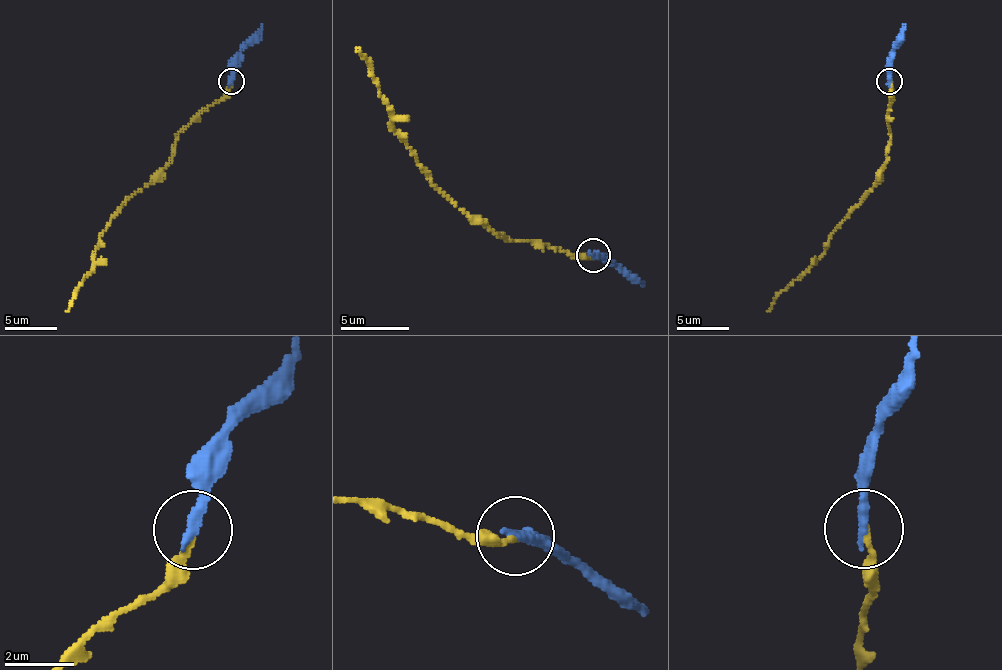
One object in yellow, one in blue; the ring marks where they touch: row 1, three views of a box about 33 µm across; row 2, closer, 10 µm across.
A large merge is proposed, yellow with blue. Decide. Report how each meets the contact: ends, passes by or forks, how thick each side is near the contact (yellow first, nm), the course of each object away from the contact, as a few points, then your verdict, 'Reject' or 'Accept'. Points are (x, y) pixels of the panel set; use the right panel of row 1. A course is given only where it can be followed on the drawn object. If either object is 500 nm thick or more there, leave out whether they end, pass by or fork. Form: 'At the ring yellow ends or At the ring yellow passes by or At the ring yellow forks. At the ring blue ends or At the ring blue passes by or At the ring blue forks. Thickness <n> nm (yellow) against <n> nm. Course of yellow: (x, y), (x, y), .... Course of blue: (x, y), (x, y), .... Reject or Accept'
At the ring yellow ends. At the ring blue ends. Thickness 190 nm (yellow) against 300 nm. Course of yellow: (888, 81), (893, 97), (889, 105), (890, 134), (882, 175), (831, 235), (829, 246), (776, 298), (767, 311). Course of blue: (888, 81), (888, 58), (905, 24). Accept

